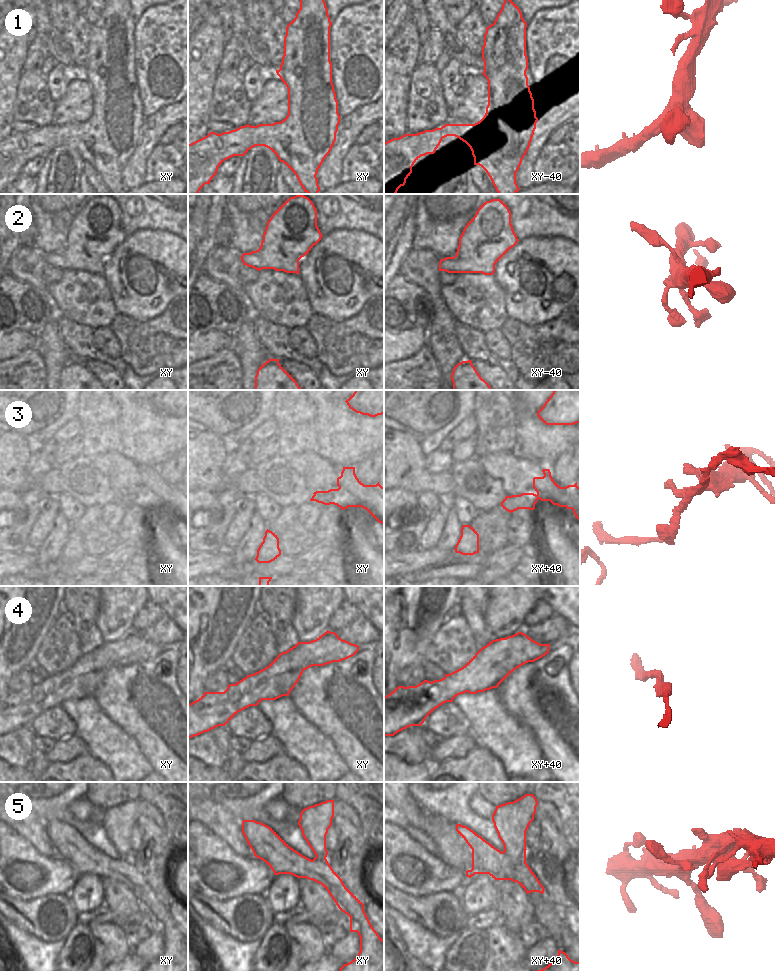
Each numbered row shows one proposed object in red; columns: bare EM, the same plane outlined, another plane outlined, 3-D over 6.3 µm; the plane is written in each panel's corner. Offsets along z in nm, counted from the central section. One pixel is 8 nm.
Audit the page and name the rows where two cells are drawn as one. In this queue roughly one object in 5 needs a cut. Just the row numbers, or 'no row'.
2, 3

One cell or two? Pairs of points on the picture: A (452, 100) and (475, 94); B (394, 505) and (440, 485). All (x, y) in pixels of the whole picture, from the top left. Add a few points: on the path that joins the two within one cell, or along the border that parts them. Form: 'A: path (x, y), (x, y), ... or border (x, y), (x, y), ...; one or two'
A: border (464, 76), (464, 94), (449, 109); two
B: border (394, 488), (403, 488), (417, 494); two

